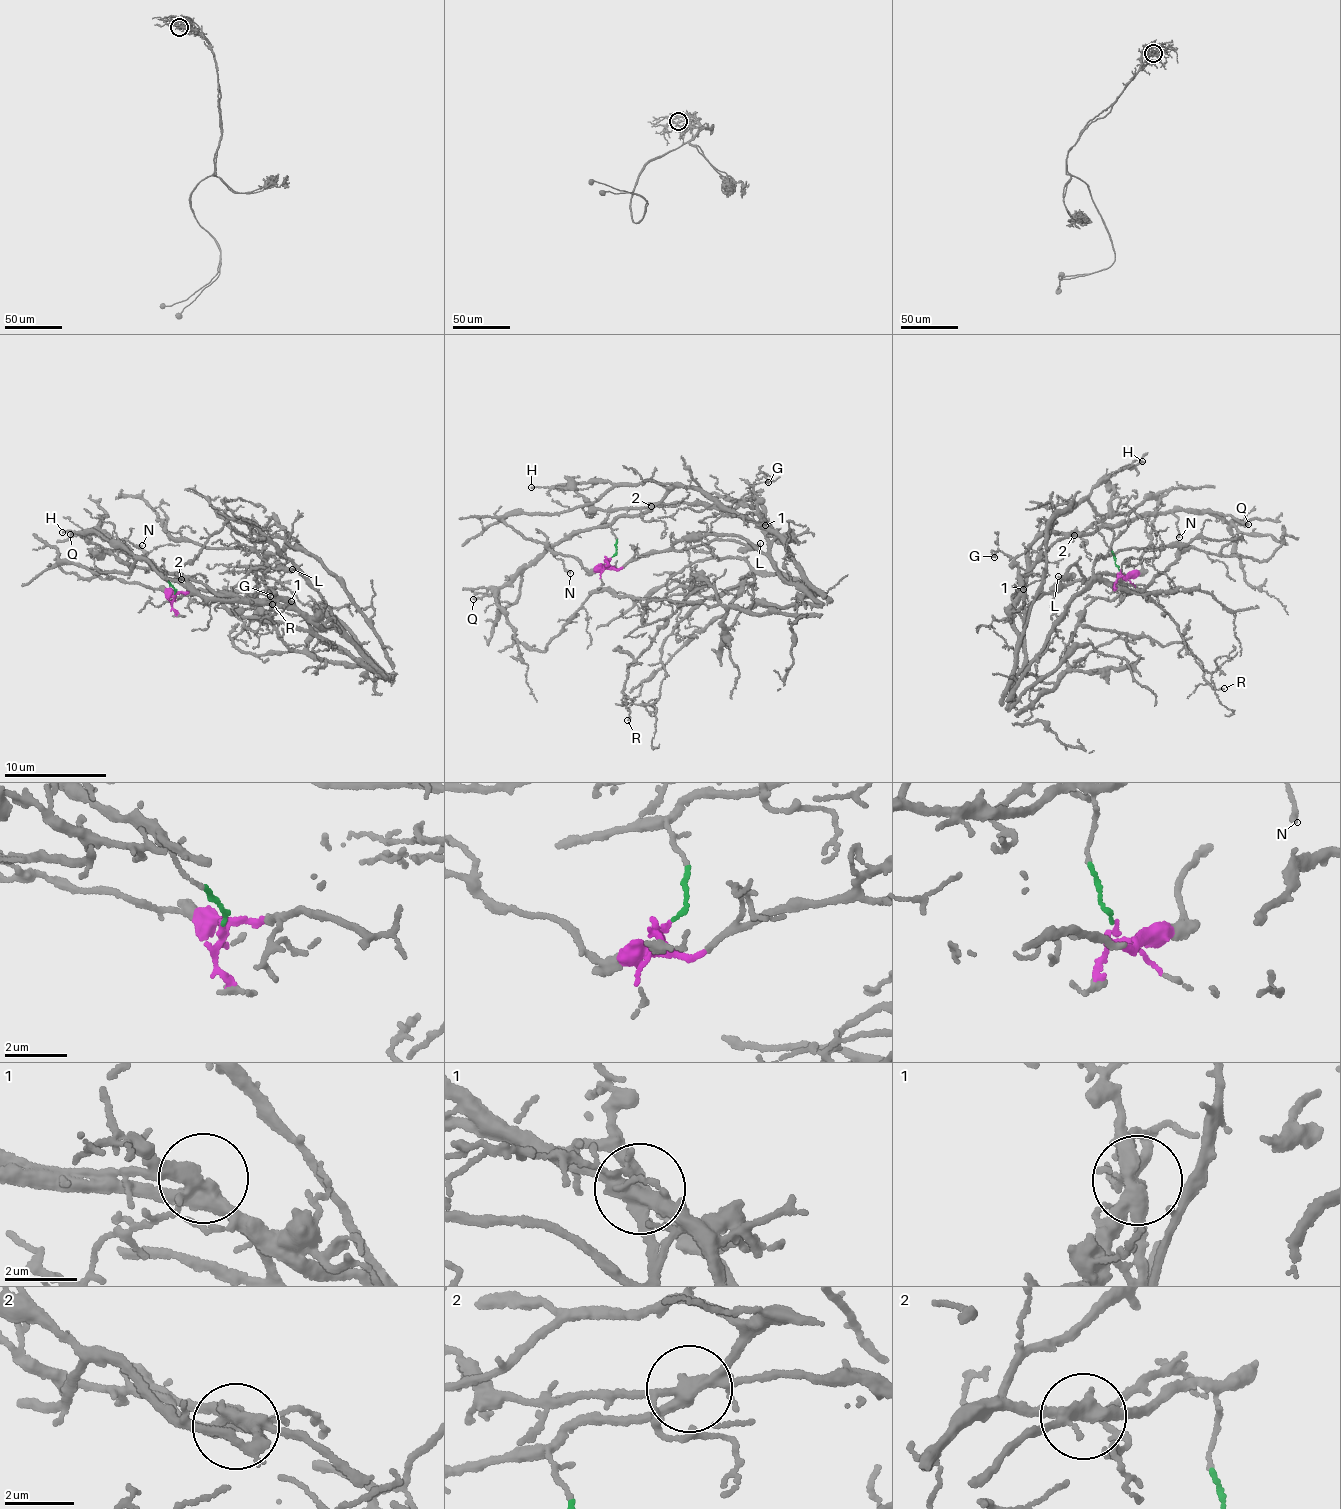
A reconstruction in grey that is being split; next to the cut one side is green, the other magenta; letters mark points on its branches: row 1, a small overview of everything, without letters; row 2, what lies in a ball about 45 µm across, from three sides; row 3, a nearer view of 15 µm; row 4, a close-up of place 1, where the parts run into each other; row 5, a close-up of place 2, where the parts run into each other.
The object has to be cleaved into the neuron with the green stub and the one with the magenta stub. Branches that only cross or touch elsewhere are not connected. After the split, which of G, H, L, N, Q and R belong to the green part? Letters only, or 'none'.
H, N, Q

